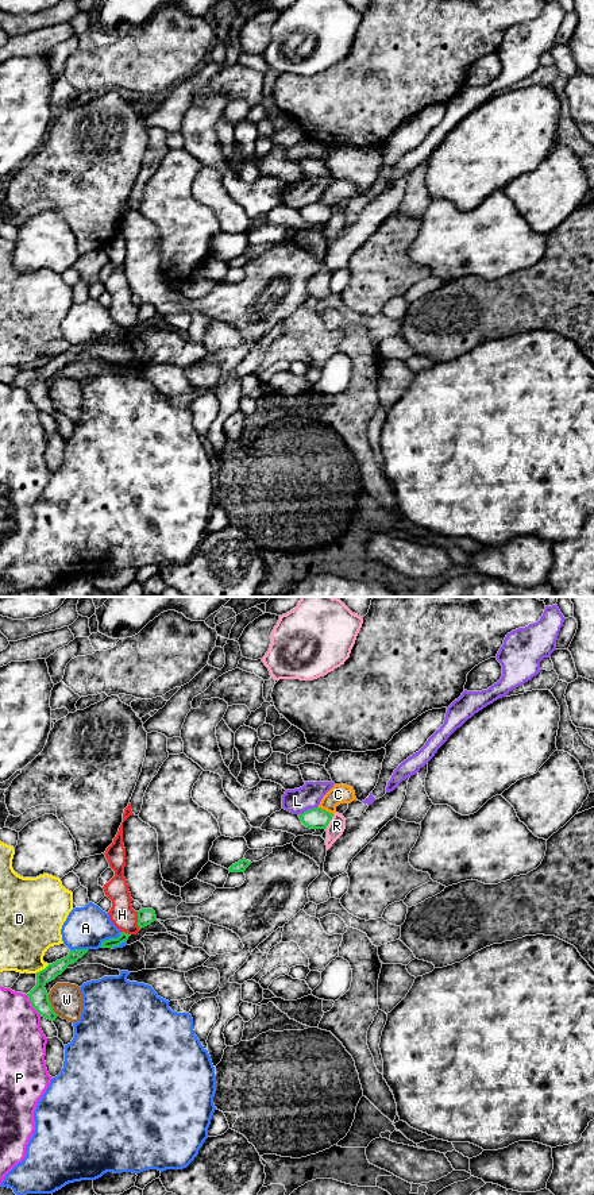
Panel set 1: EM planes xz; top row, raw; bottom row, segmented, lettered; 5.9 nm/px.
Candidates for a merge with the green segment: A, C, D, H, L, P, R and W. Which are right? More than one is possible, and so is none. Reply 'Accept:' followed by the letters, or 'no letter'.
Accept: no letter

